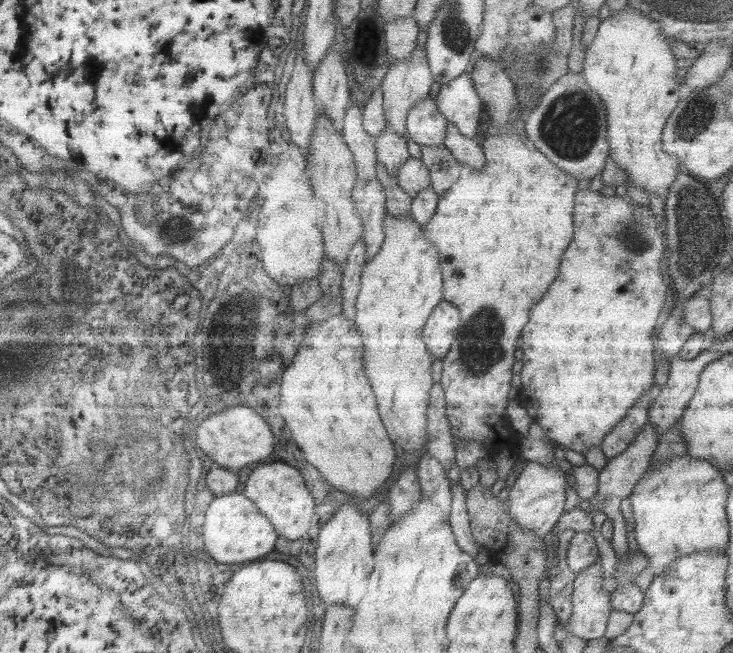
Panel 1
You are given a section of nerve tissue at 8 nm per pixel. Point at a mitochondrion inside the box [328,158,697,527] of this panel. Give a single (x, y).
(478, 351)

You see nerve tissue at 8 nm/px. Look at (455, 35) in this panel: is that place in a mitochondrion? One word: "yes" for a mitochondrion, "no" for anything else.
yes

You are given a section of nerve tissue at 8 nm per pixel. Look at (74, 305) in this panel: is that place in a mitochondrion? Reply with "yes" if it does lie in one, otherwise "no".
yes

